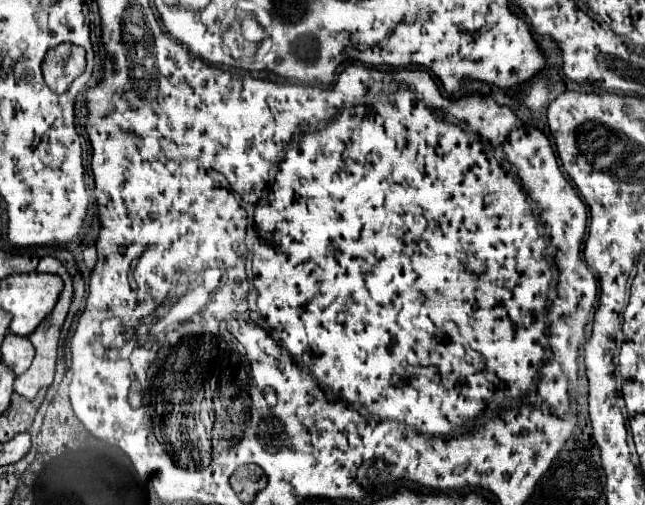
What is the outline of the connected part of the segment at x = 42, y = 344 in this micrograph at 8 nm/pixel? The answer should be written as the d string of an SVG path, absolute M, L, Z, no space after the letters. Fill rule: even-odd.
M45 257L45 259L41 259L37 271L61 275L61 279L63 279L63 283L65 283L65 289L63 289L63 293L61 293L61 297L59 297L59 301L57 301L53 313L51 313L51 315L49 315L49 317L47 317L47 319L31 333L31 335L29 335L29 339L31 339L33 345L35 345L37 355L35 355L31 367L29 367L23 375L19 375L17 381L15 381L15 393L23 395L23 397L27 397L27 399L33 399L41 387L49 387L49 385L53 383L55 363L57 363L57 343L59 343L59 337L61 337L61 327L63 327L63 323L65 323L69 305L71 305L71 301L73 301L73 279L71 279L71 273L65 269L65 265L63 265L59 259L55 259L55 257Z

